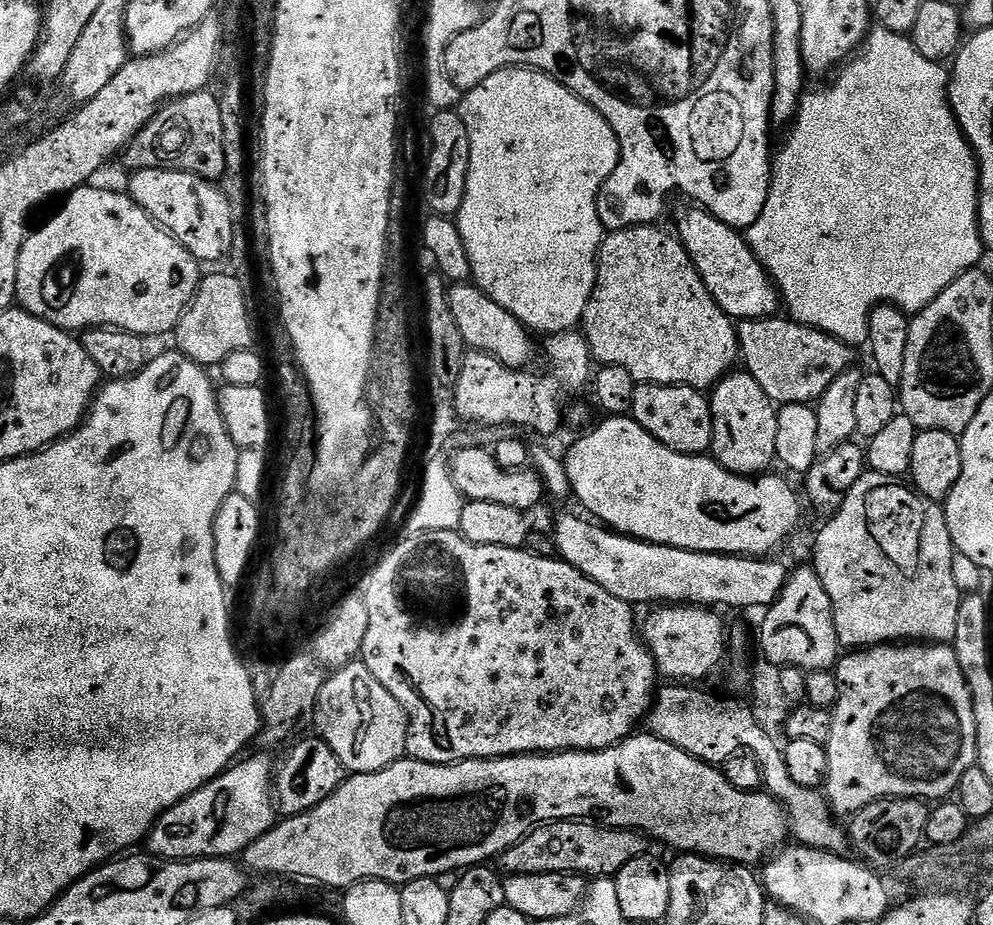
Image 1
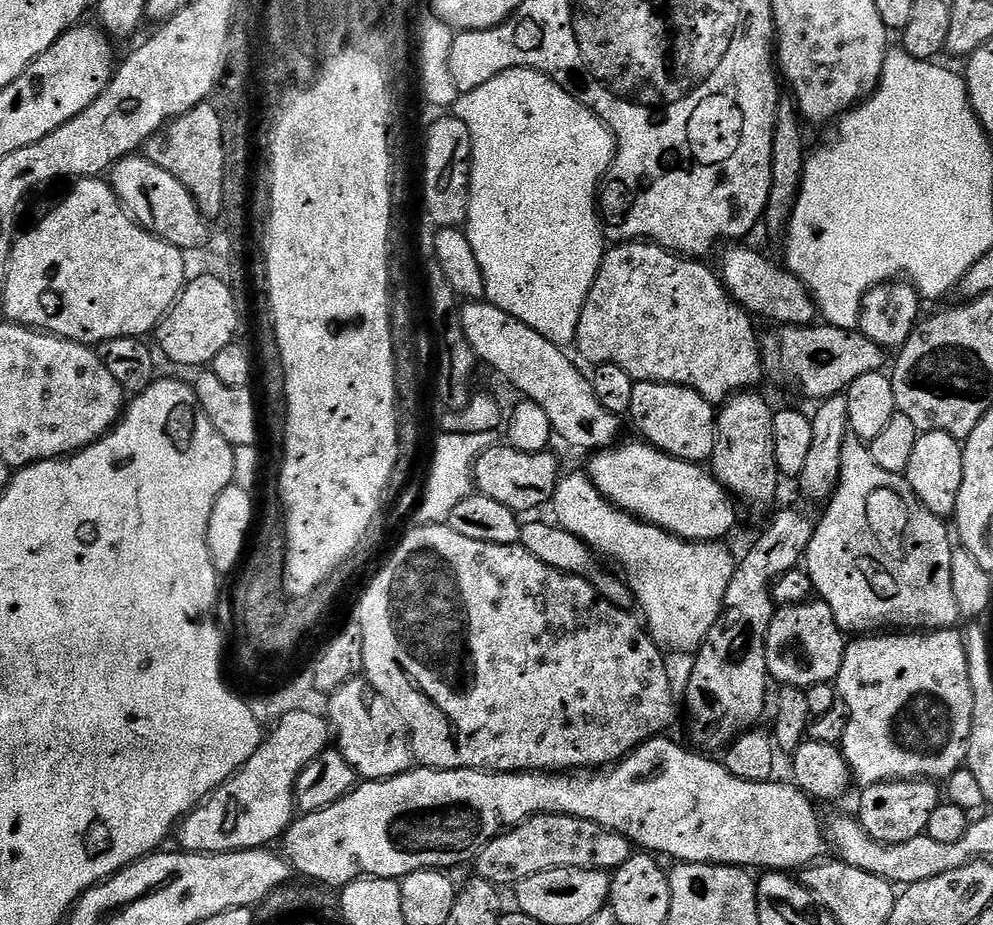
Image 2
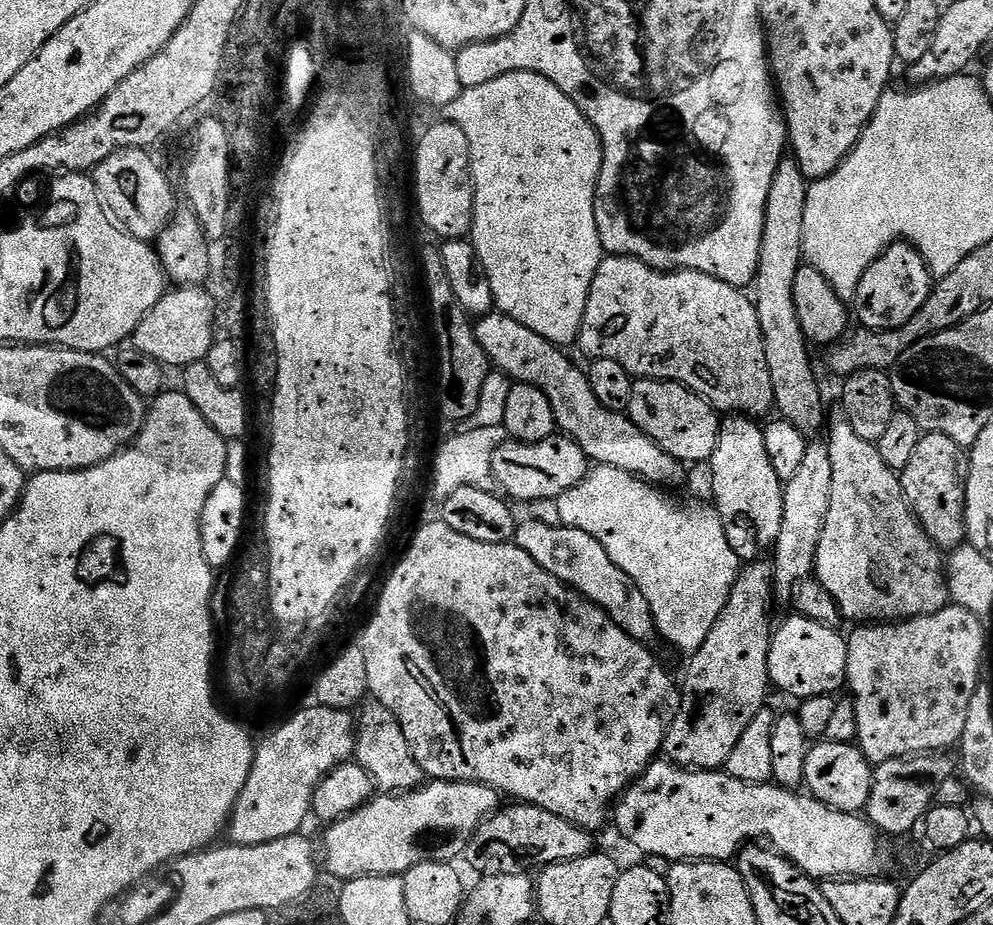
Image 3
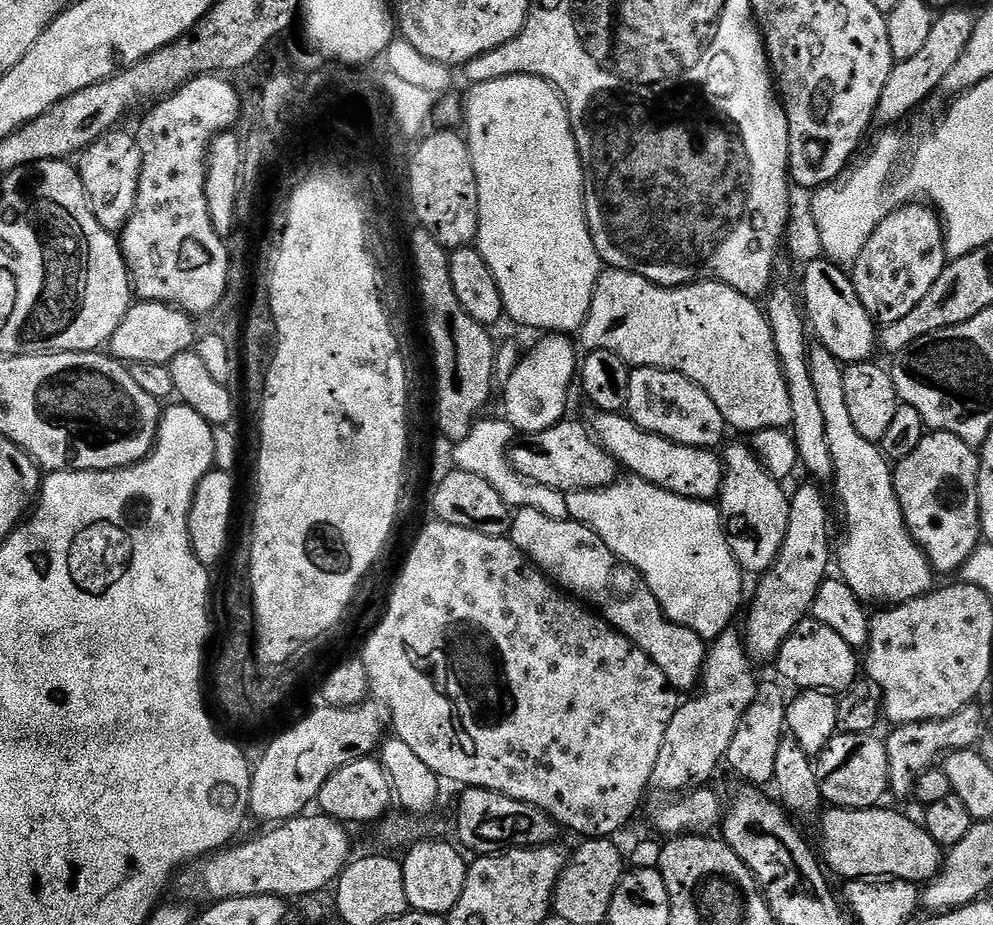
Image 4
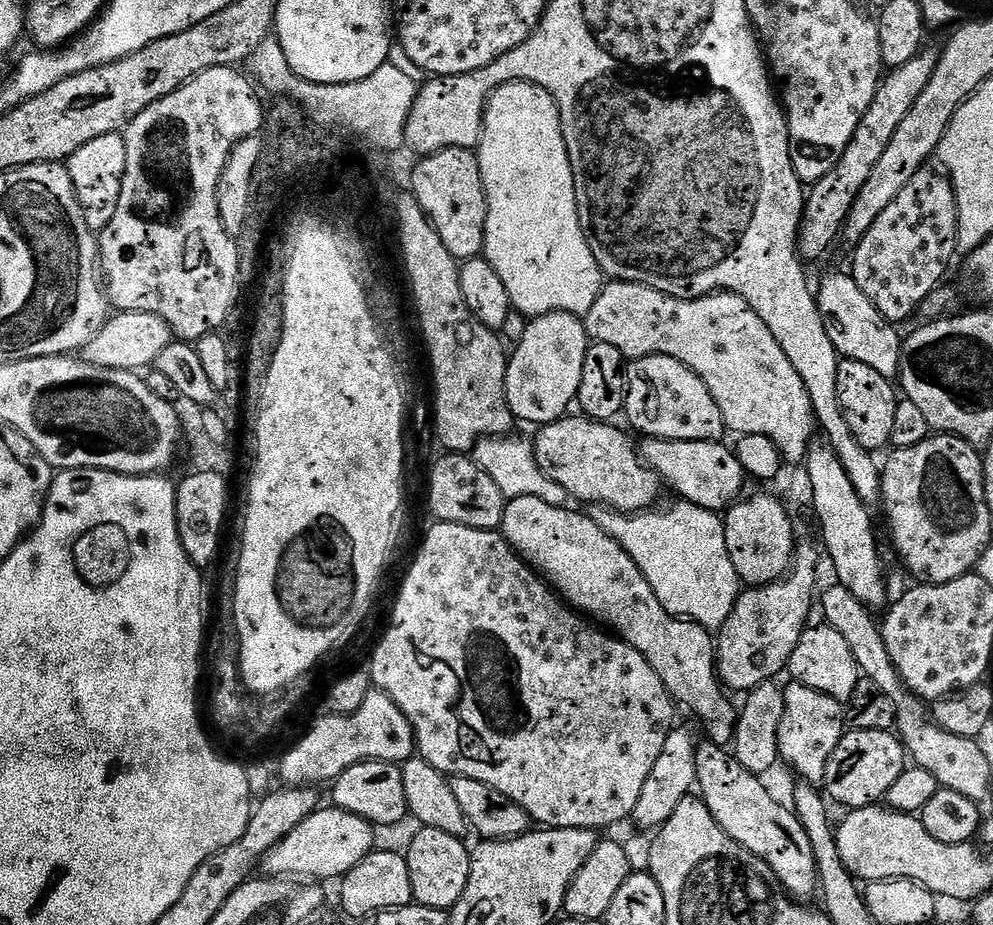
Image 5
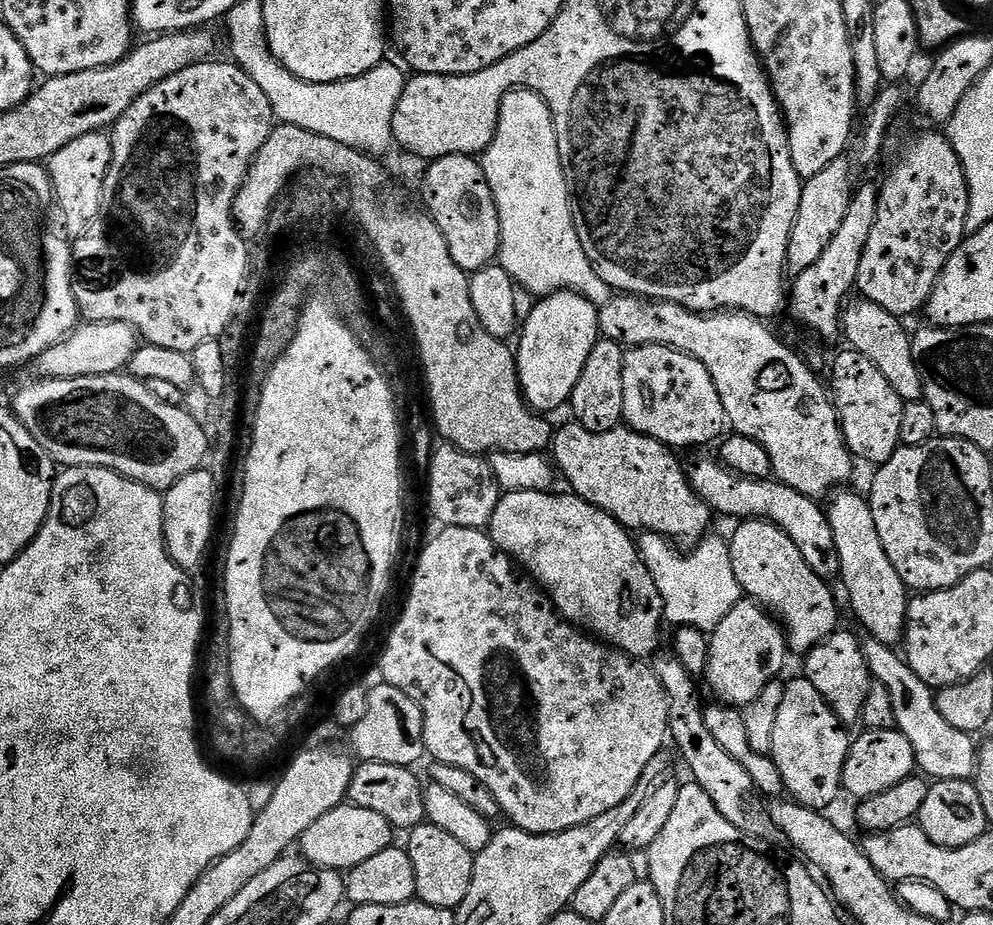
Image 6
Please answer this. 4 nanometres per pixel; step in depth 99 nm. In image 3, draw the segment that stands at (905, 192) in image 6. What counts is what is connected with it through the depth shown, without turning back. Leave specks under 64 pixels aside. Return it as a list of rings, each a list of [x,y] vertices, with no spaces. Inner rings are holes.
[[[907,242],[891,244],[868,267],[866,274],[862,274],[862,282],[858,282],[854,316],[860,319],[859,327],[894,330],[898,326],[906,326],[906,322],[910,322],[910,318],[922,310],[926,298],[930,298],[933,283],[932,271],[915,246]]]

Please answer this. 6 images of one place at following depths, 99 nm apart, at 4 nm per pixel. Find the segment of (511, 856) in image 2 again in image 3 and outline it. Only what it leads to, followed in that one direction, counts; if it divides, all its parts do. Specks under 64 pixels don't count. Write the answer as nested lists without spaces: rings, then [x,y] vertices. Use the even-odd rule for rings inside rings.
[[[512,802],[501,807],[484,820],[468,844],[466,860],[472,864],[492,864],[503,856],[521,856],[524,860],[537,860],[540,866],[558,864],[562,860],[573,860],[589,856],[594,851],[593,833],[580,828],[550,810],[542,810],[536,804]]]

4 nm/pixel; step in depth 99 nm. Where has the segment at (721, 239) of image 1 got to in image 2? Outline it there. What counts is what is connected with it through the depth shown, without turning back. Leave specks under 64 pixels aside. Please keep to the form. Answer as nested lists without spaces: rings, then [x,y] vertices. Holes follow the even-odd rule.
[[[736,242],[720,256],[718,275],[724,281],[724,289],[742,308],[748,309],[753,317],[765,316],[776,326],[799,326],[815,324],[818,320],[816,300],[808,287],[787,267],[775,264],[764,256],[759,256],[752,248],[743,248]]]

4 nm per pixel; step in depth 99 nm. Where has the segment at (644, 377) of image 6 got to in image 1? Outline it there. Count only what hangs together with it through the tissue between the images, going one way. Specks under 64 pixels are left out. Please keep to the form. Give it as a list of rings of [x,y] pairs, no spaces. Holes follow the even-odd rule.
[[[637,384],[630,413],[662,446],[687,456],[702,456],[712,446],[712,405],[705,393],[680,384]]]

